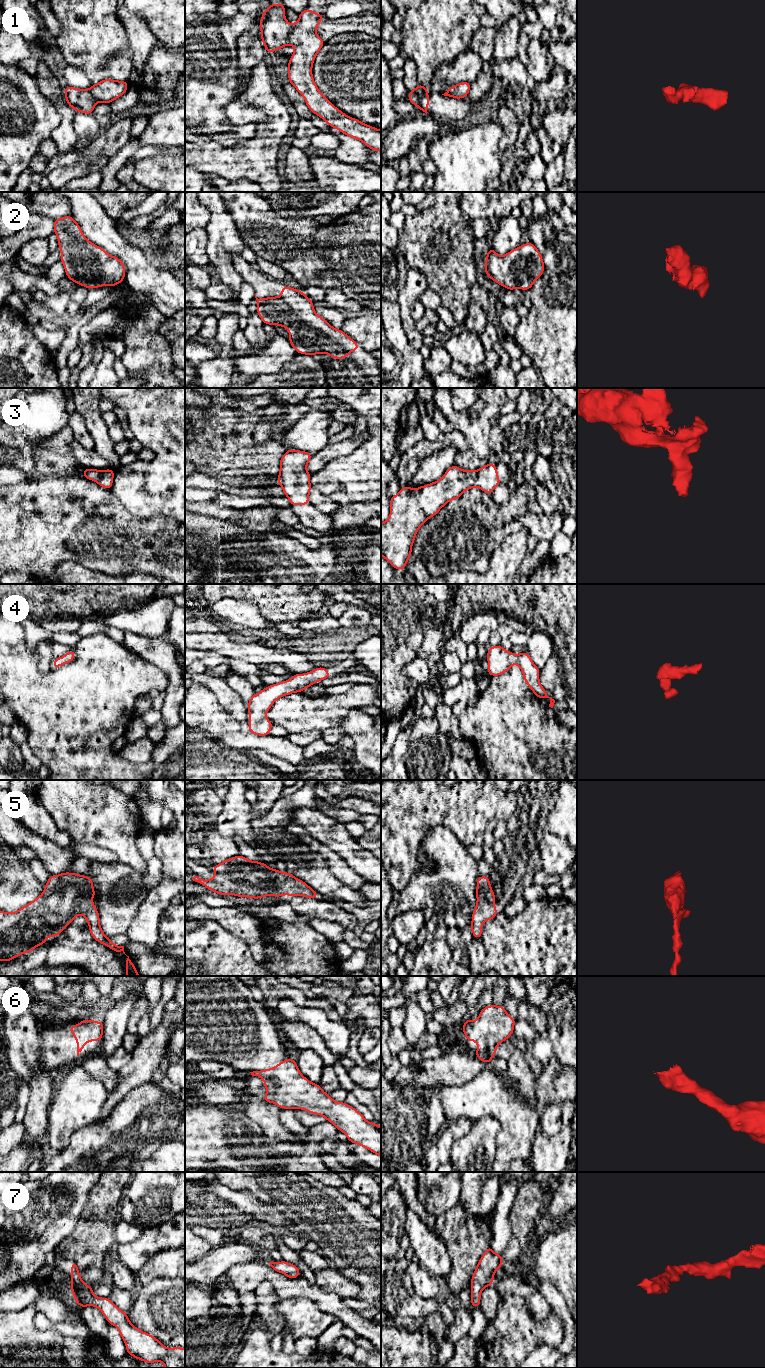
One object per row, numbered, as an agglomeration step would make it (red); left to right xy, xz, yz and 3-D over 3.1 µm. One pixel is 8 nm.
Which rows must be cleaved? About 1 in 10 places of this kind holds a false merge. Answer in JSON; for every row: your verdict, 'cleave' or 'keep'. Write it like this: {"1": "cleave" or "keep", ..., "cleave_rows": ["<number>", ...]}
{"1": "cleave", "2": "keep", "3": "keep", "4": "keep", "5": "keep", "6": "keep", "7": "keep", "cleave_rows": ["1"]}

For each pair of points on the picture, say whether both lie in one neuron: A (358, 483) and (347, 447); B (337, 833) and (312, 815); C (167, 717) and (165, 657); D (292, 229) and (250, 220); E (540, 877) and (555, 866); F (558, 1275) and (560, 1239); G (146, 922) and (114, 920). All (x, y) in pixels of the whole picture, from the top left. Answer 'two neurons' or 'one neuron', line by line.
A: two neurons
B: one neuron
C: one neuron
D: one neuron
E: two neurons
F: one neuron
G: two neurons

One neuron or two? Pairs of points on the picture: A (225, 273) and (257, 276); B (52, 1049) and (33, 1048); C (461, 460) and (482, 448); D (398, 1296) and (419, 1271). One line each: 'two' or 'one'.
A: two
B: two
C: two
D: two

